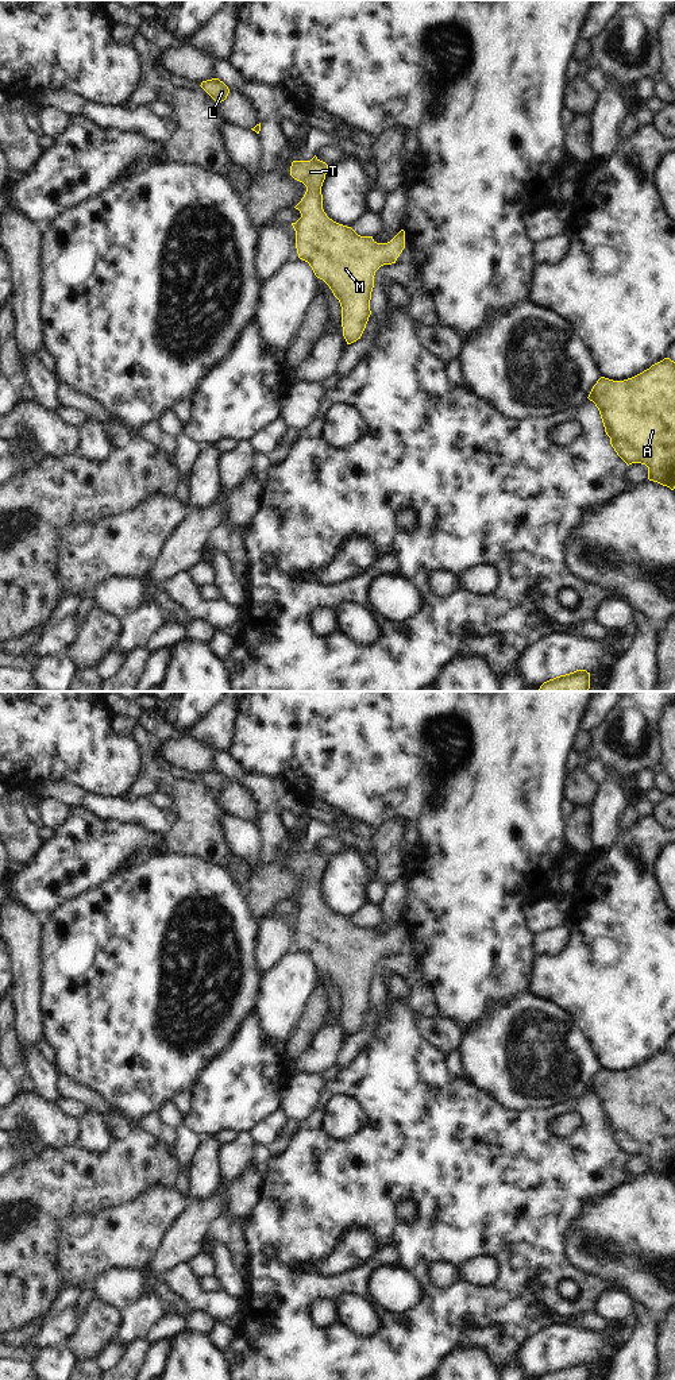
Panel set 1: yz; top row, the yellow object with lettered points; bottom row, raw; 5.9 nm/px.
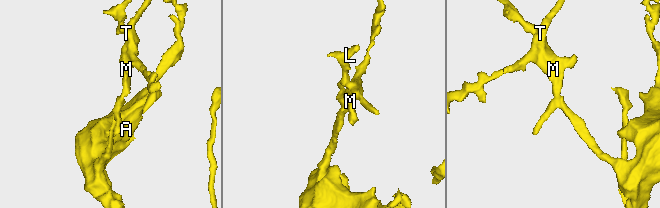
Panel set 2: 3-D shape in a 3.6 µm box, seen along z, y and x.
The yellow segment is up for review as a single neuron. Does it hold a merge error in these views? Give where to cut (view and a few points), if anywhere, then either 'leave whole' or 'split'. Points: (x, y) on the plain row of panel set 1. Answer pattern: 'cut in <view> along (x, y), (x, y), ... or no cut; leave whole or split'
no cut; leave whole

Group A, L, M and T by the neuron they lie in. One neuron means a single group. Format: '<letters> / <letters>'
A L M T

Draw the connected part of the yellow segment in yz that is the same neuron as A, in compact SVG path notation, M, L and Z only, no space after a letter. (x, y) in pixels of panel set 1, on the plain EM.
M670 1049L652 1056L643 1064L624 1071L613 1072L601 1068L593 1078L589 1088L599 1102L605 1123L617 1146L629 1157L641 1155L648 1159L648 1171L675 1180L675 1053Z

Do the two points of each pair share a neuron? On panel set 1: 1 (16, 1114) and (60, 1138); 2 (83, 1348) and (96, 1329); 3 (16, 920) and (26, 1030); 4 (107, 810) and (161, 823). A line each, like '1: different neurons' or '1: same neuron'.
1: same neuron
2: same neuron
3: same neuron
4: same neuron

